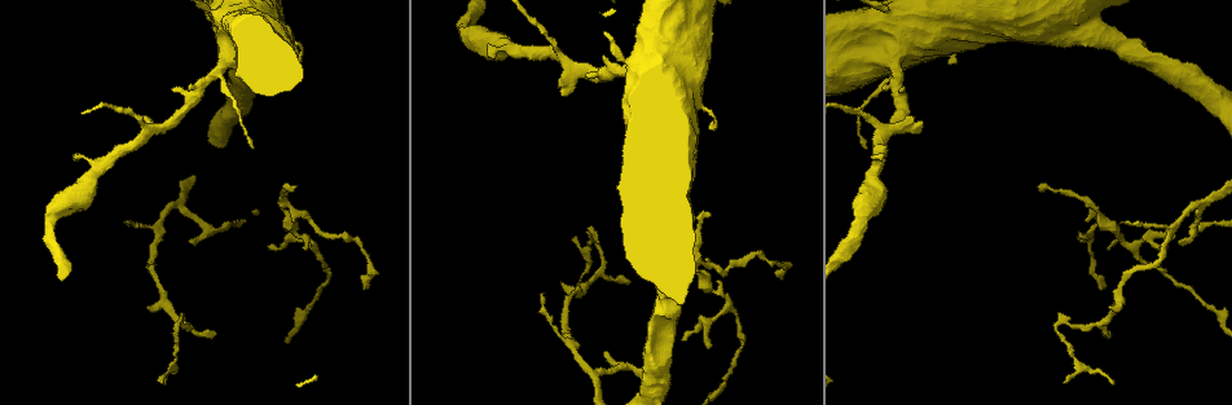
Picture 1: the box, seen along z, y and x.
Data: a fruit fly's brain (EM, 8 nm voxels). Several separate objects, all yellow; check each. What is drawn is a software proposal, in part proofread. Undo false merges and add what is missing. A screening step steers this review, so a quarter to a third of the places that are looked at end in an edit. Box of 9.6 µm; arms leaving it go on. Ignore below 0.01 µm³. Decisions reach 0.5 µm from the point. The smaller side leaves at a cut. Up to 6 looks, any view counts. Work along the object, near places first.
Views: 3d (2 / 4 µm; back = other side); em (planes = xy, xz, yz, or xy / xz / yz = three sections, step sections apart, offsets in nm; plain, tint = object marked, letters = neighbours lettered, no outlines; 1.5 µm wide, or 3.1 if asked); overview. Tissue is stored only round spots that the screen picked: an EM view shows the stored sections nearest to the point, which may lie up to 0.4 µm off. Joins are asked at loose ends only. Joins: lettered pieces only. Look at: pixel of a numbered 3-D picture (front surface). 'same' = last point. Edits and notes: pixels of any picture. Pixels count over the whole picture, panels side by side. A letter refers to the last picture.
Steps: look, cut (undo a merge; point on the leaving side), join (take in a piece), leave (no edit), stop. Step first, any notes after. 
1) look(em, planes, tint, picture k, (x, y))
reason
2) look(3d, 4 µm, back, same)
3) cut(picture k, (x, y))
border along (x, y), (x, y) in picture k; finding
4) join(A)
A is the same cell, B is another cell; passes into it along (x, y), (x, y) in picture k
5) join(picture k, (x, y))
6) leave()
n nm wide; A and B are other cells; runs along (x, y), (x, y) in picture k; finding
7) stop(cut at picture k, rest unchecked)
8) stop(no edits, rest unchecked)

look(3d, 4 µm, picture 1, (709, 124))
thin end

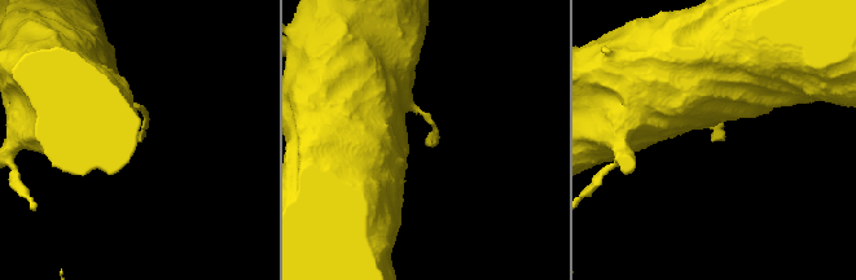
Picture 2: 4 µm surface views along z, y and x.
look(em, planes, letters, picture 2, (429, 134))

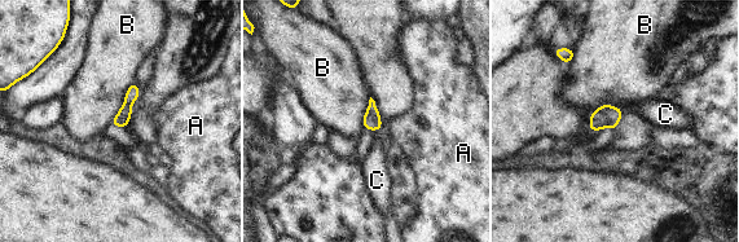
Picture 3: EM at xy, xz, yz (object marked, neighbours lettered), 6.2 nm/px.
join(C)
C is the same cell, A and B are other cells; passes into it along (372, 119), (377, 130), (374, 168) in picture 3; it goes on there

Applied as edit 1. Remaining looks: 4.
look(3d, 4 µm, picture 1, (919, 125))
branch stops here

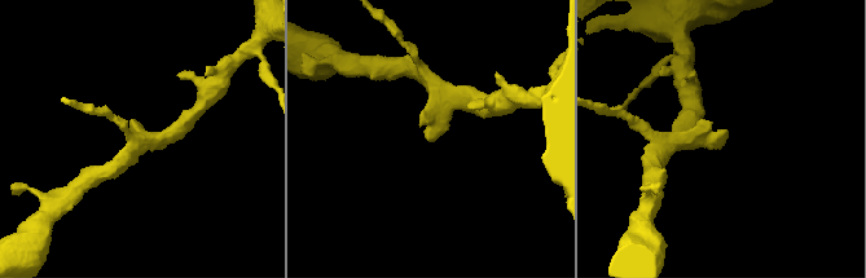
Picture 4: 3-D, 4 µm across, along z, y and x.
look(em, planes, tint, picture 4, (428, 136))
shape alone is not enough

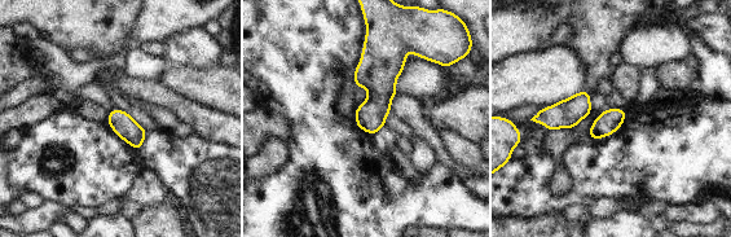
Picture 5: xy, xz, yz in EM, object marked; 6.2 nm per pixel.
look(em, planes, letters, same)

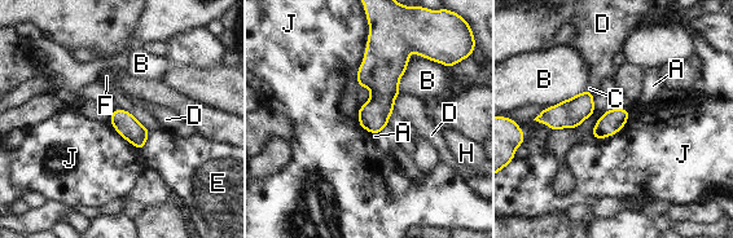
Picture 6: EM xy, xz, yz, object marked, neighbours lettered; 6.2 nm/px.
leave()
A, B, C, D, E, F, H and J are other cells; border along (631, 114), (619, 131), (591, 137) in picture 6; none of them fits

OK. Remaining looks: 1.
stop(join at picture 3, rest unchecked)

